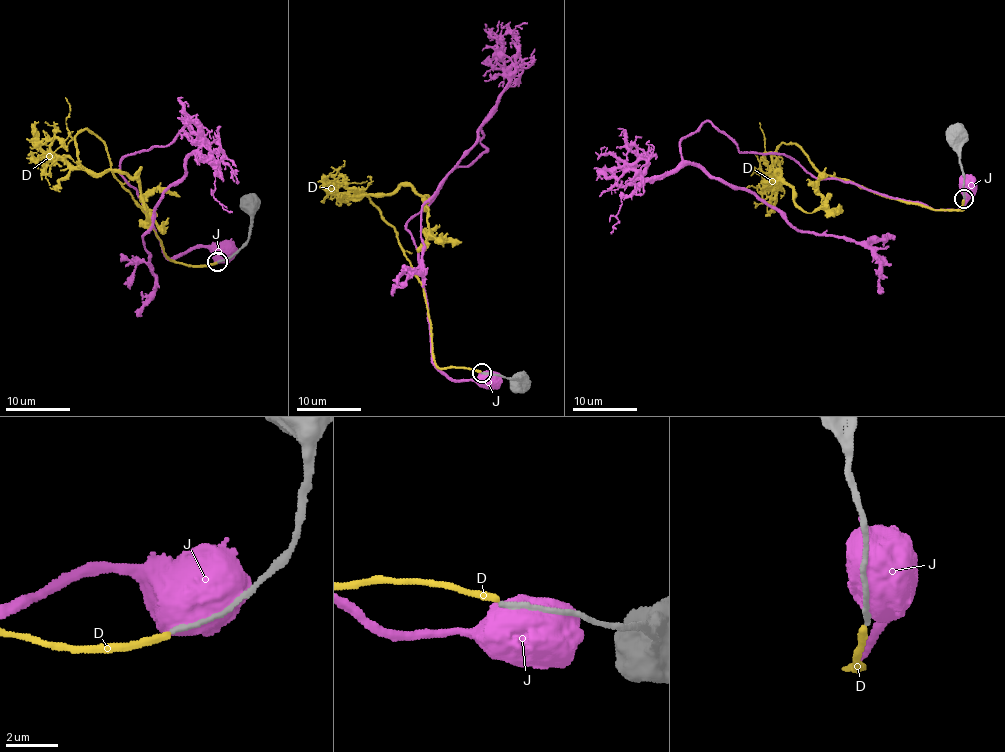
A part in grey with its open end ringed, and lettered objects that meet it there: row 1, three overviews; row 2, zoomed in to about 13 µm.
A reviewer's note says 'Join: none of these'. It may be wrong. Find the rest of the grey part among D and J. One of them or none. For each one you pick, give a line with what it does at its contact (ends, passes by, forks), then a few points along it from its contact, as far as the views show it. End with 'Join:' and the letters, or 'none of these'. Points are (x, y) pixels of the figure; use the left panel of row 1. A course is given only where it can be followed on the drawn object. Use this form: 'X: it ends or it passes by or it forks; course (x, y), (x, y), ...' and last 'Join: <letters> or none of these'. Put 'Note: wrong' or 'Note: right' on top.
Note: right
Join: none of these

